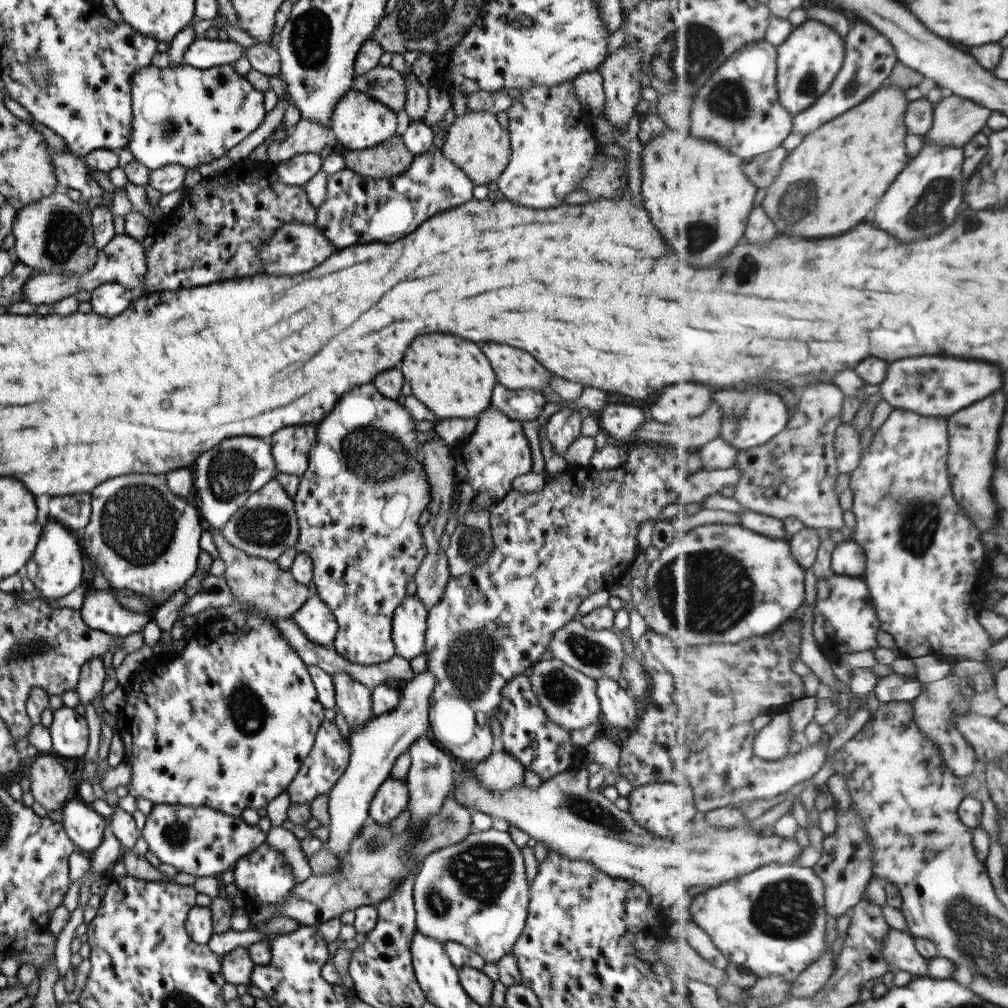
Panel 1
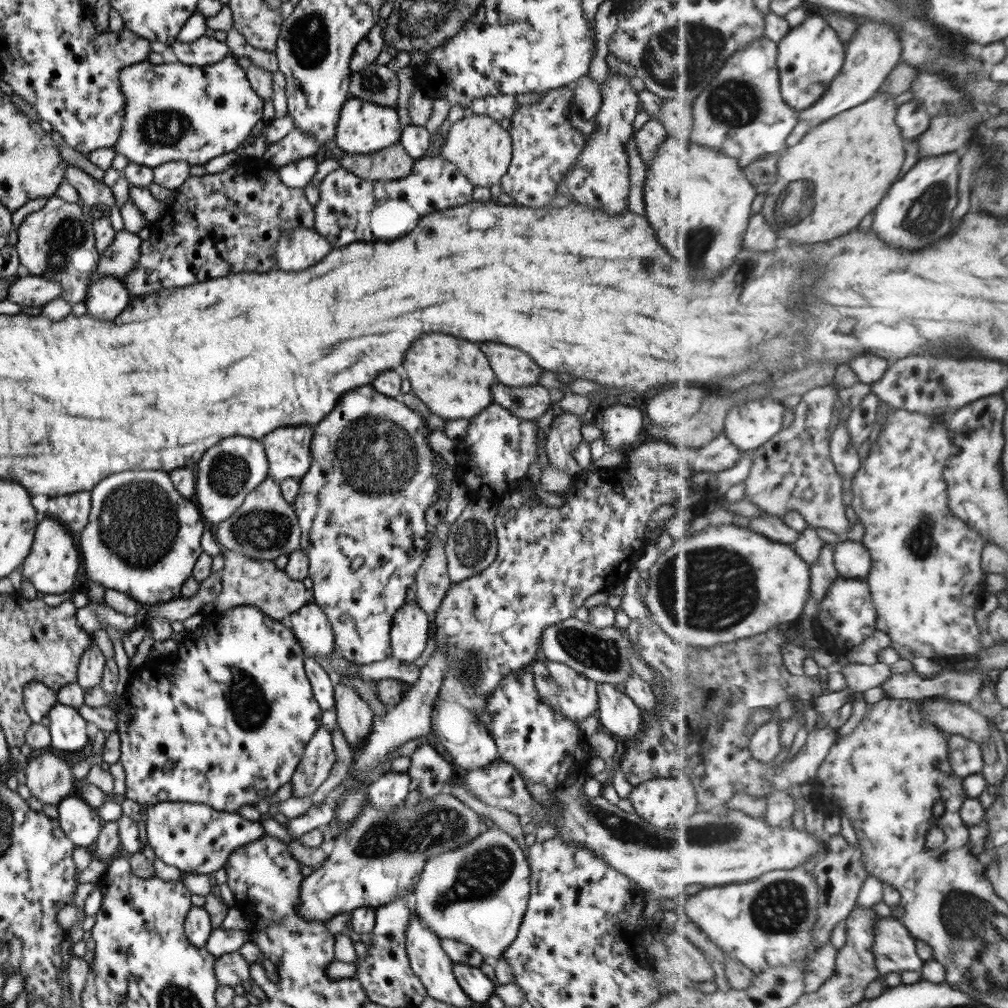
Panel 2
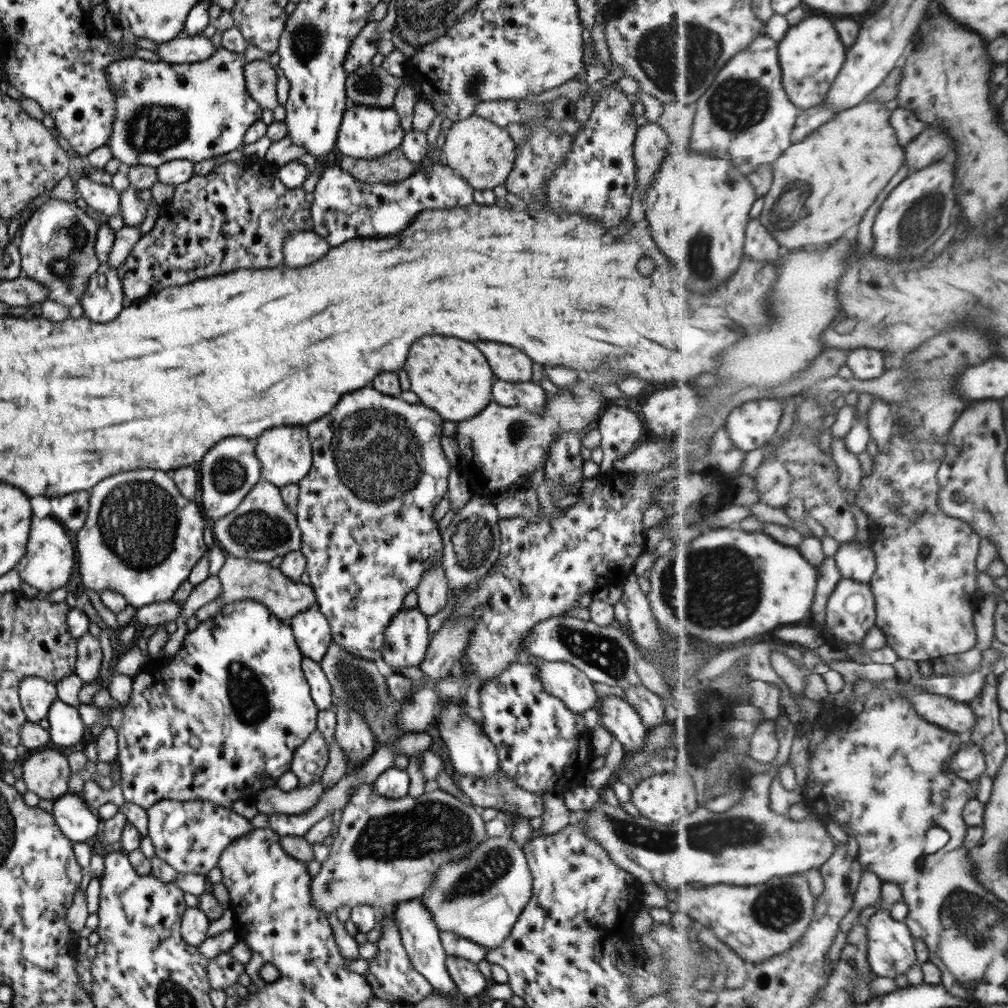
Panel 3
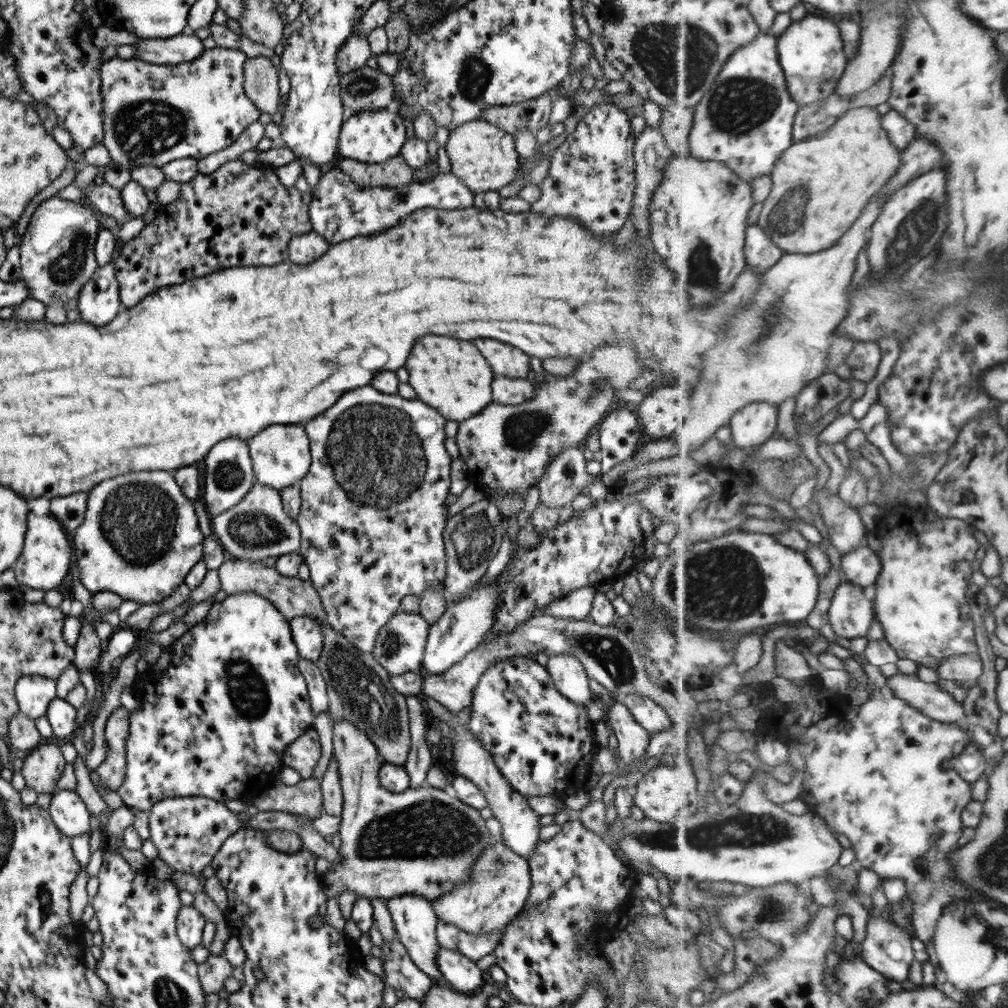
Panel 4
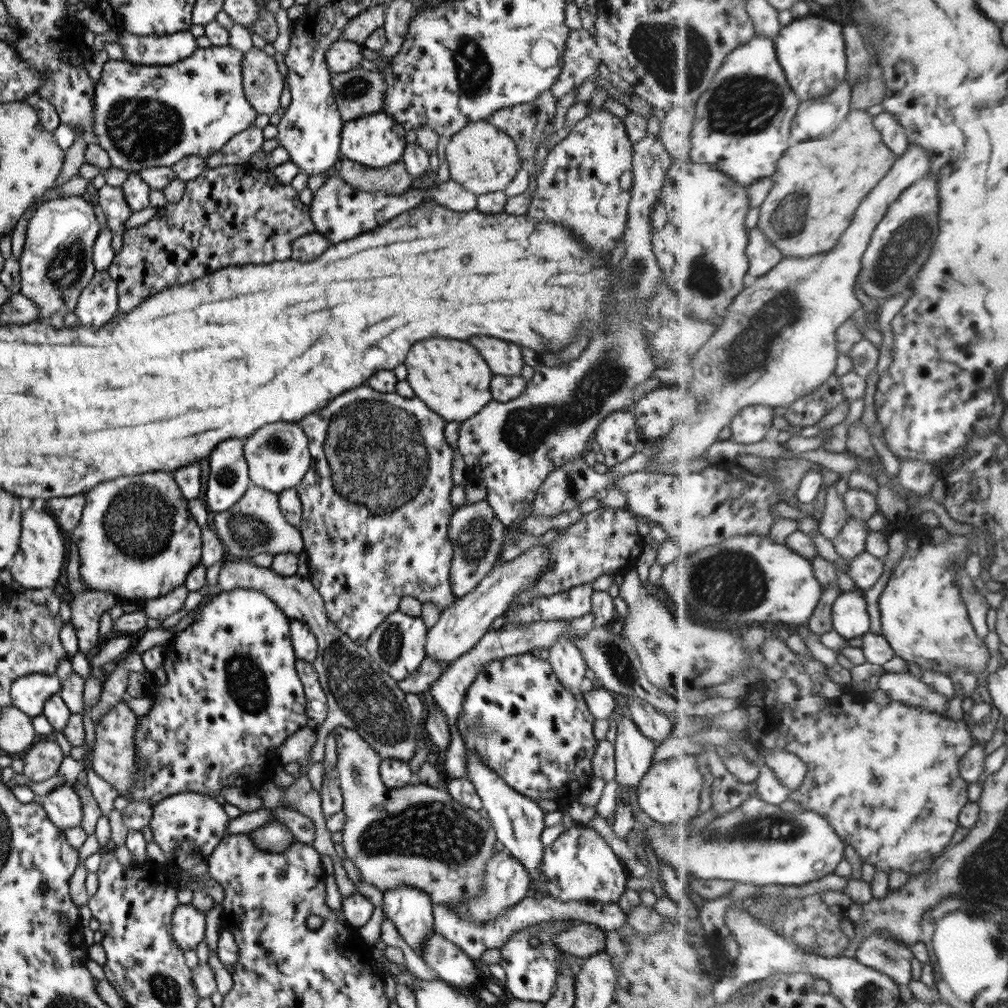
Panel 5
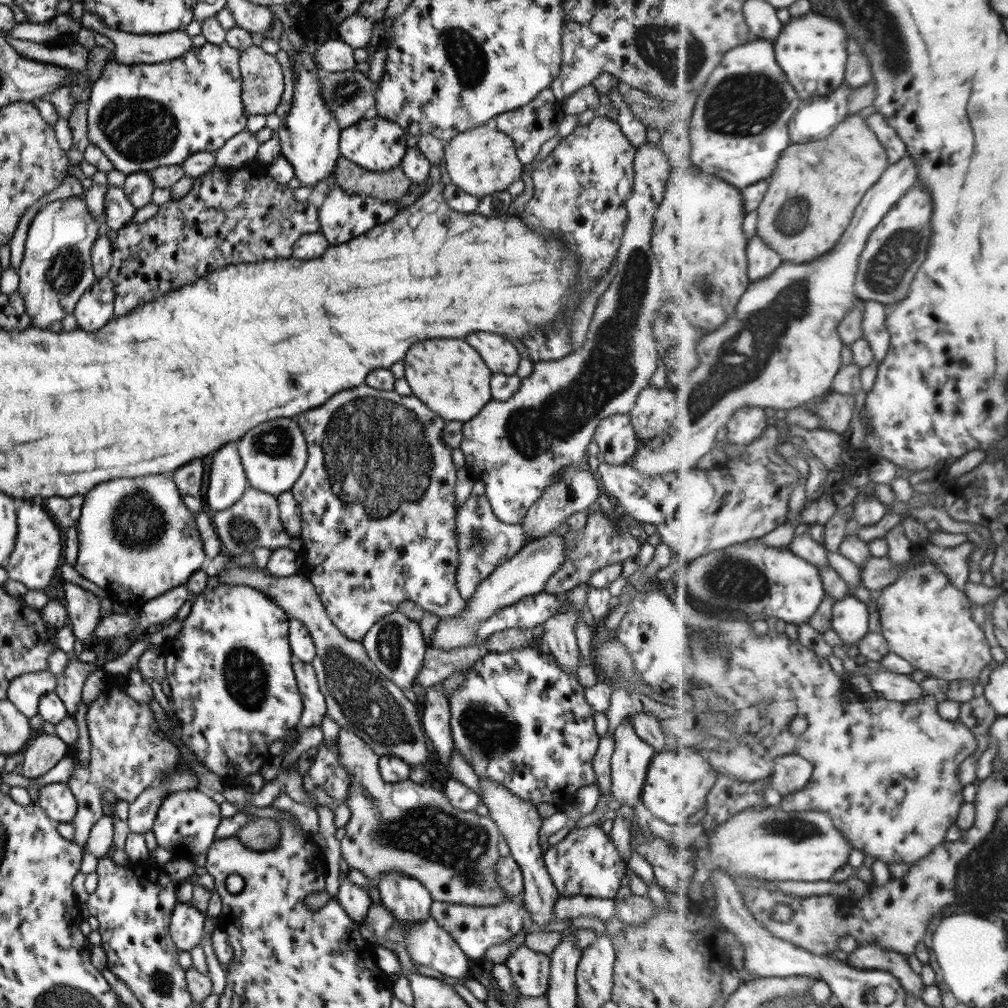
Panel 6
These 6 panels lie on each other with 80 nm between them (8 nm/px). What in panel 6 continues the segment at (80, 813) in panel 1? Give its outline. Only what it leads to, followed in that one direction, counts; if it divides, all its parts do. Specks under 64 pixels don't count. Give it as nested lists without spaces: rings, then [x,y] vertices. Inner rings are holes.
[[[54,782],[40,785],[37,806],[45,812],[45,815],[53,822],[61,824],[70,823],[75,816],[77,803],[66,783]]]

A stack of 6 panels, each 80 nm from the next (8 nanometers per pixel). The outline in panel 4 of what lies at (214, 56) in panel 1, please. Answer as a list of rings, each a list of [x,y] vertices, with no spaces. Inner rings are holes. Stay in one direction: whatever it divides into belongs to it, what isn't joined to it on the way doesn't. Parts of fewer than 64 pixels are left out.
[[[188,31],[167,39],[139,39],[133,58],[149,64],[174,65],[196,59],[205,50],[201,39]]]

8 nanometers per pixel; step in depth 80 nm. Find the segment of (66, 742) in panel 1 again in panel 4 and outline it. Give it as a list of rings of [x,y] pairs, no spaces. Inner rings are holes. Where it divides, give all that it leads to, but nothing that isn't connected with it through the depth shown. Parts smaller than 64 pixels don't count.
[[[57,696],[47,705],[44,716],[50,724],[54,742],[69,742],[75,728],[75,713],[75,708]]]

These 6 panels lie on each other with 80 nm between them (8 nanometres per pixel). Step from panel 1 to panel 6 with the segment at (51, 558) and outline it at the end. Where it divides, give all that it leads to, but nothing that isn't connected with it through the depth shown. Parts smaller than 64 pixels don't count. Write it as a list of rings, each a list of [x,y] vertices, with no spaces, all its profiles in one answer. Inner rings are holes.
[[[23,502],[17,508],[16,537],[13,548],[6,560],[4,569],[11,580],[17,580],[28,590],[42,590],[49,585],[49,580],[55,576],[57,562],[61,558],[60,528],[52,517],[46,512],[42,504],[29,504]]]

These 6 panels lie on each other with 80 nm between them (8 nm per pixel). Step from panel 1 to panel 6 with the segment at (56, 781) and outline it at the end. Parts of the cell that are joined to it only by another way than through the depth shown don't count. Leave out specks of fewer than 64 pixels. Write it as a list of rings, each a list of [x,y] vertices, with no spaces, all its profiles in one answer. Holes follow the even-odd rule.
[[[35,733],[21,750],[21,775],[32,779],[45,774],[67,754],[68,744],[58,736]]]

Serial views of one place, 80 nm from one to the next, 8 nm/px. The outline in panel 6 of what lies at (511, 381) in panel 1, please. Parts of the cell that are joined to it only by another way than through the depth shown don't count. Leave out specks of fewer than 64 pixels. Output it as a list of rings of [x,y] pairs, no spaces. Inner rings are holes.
[[[473,332],[465,336],[465,342],[479,352],[491,373],[515,375],[520,356],[509,340],[489,332]]]

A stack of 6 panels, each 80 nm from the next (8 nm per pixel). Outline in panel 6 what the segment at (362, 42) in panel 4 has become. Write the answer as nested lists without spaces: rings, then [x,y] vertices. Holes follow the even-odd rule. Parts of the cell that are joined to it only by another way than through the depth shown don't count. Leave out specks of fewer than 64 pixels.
[[[336,37],[327,38],[321,44],[316,44],[312,59],[323,73],[343,72],[353,69],[356,64],[352,50]]]

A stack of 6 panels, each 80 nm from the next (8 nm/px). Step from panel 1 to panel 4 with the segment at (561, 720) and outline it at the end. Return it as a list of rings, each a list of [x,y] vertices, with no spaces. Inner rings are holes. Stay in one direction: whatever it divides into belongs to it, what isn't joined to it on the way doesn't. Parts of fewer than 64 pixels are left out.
[[[569,653],[550,656],[544,666],[559,694],[576,705],[583,705],[594,694],[587,687],[587,674],[577,658]]]

